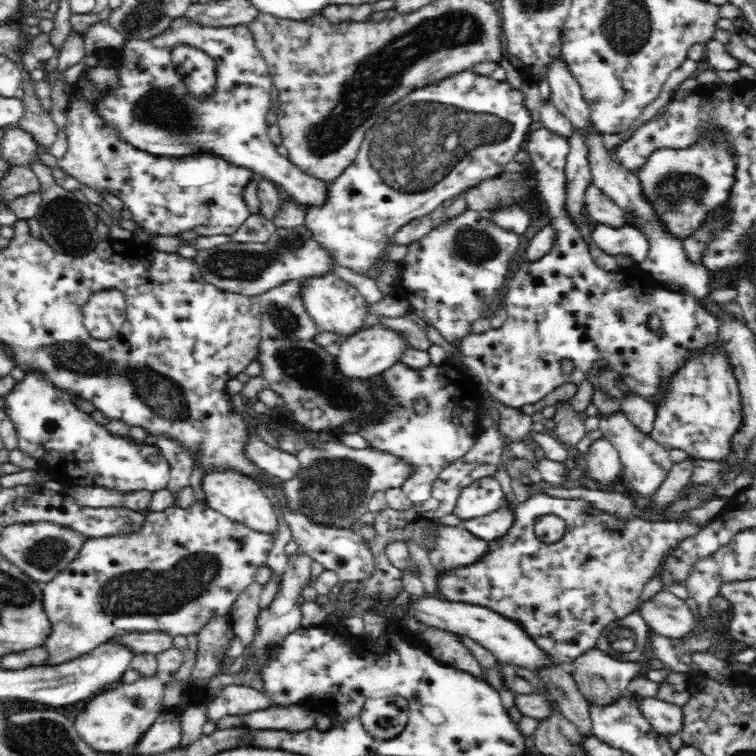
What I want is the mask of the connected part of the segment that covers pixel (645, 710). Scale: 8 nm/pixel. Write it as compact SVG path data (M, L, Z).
M657 697L637 698L640 712L660 735L666 738L680 734L682 726L681 707Z

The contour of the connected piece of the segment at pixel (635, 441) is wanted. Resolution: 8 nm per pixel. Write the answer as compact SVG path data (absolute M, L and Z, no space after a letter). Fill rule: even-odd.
M622 410L601 416L599 429L619 452L623 472L632 488L634 488L634 492L648 500L656 487L666 478L673 465L669 449L648 436L646 432L642 432L636 424L632 424Z

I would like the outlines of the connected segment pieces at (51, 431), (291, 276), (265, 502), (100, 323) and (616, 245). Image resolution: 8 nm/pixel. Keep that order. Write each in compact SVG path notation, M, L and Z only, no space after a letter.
M40 369L24 371L24 378L20 382L15 381L13 387L1 396L4 400L4 408L1 410L16 431L16 449L38 462L37 471L40 474L62 484L65 489L77 486L97 486L104 490L128 494L136 490L154 492L167 488L171 477L170 465L160 447L146 444L146 441L136 442L128 438L128 435L110 434L104 424L98 424L90 413L76 406L78 397L75 393L56 386Z
M277 228L267 242L236 242L199 249L194 264L200 269L202 280L216 285L220 290L254 296L290 280L302 280L334 272L332 257L320 248L307 228Z
M236 467L213 468L203 472L200 486L207 505L215 508L216 511L224 513L232 520L246 523L252 529L277 533L278 518L272 509L270 499L266 497L262 486L252 476L240 472Z
M119 290L96 292L83 306L83 325L96 340L113 340L124 320L127 304Z
M598 223L590 237L593 244L607 254L628 256L628 260L632 260L634 263L632 270L634 272L648 259L650 251L648 237L636 226L624 224L612 227Z

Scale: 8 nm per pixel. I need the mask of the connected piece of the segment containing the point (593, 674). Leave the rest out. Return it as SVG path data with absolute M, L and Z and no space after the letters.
M596 648L584 653L579 659L568 665L568 668L570 674L578 683L578 689L580 689L584 698L587 701L596 701L596 703L608 703L625 694L626 685L634 676L653 670L671 670L668 664L664 664L658 658L648 658L644 662L642 660L639 662L621 662Z

